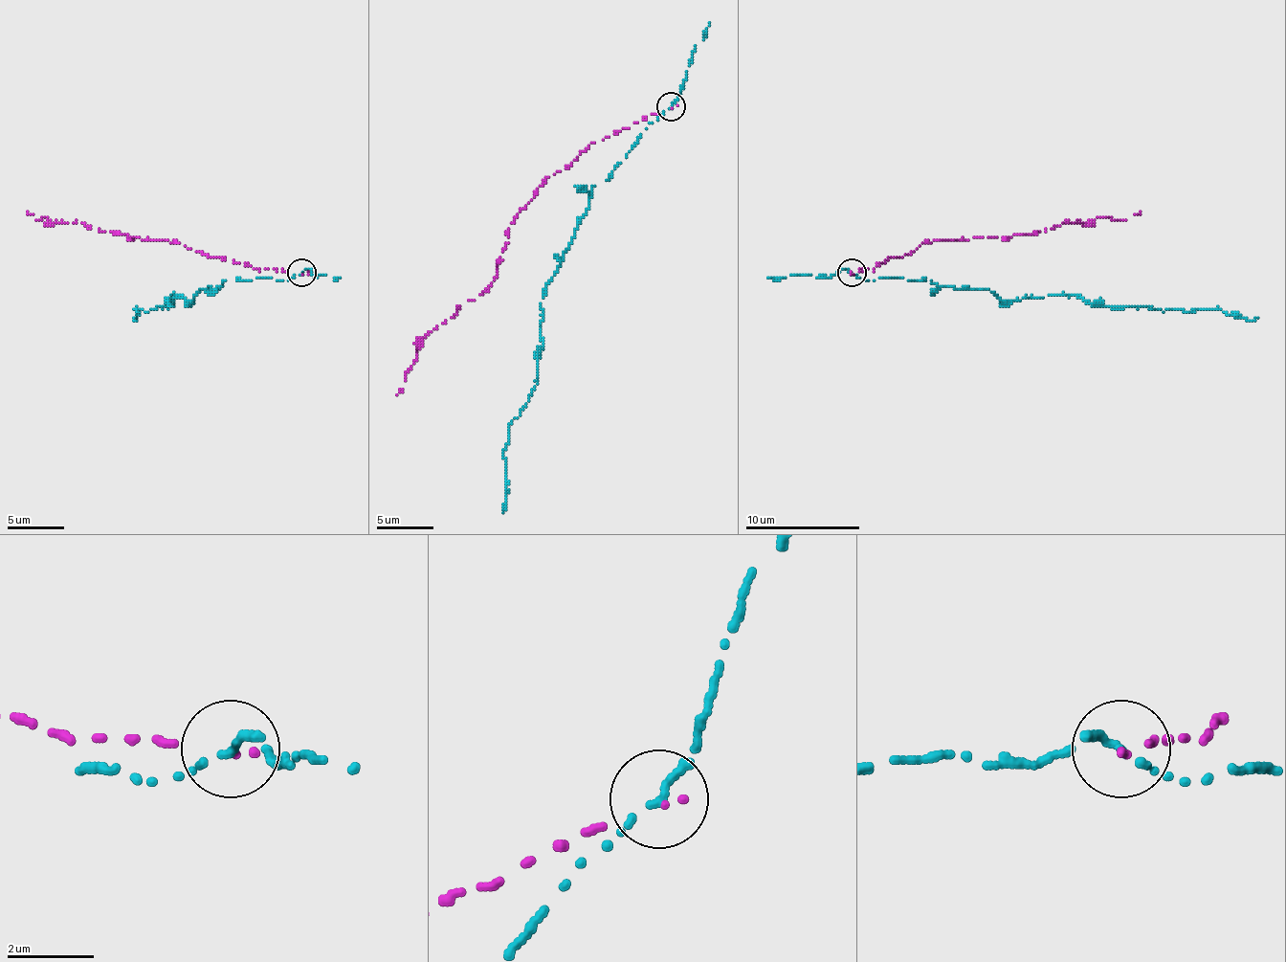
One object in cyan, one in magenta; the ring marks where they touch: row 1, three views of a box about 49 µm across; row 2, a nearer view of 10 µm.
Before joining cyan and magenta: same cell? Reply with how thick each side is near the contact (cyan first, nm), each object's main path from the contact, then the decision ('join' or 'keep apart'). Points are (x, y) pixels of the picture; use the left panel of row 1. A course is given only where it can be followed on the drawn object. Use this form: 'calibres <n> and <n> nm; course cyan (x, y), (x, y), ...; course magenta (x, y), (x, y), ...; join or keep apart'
calibres 240 and 100 nm; course cyan (302, 272), (279, 280), (222, 283), (190, 301), (170, 295), (167, 306), (133, 309), (133, 318); course magenta (302, 275), (222, 260), (167, 240), (142, 240), (81, 223), (54, 223), (48, 217), (36, 220), (28, 212); keep apart

